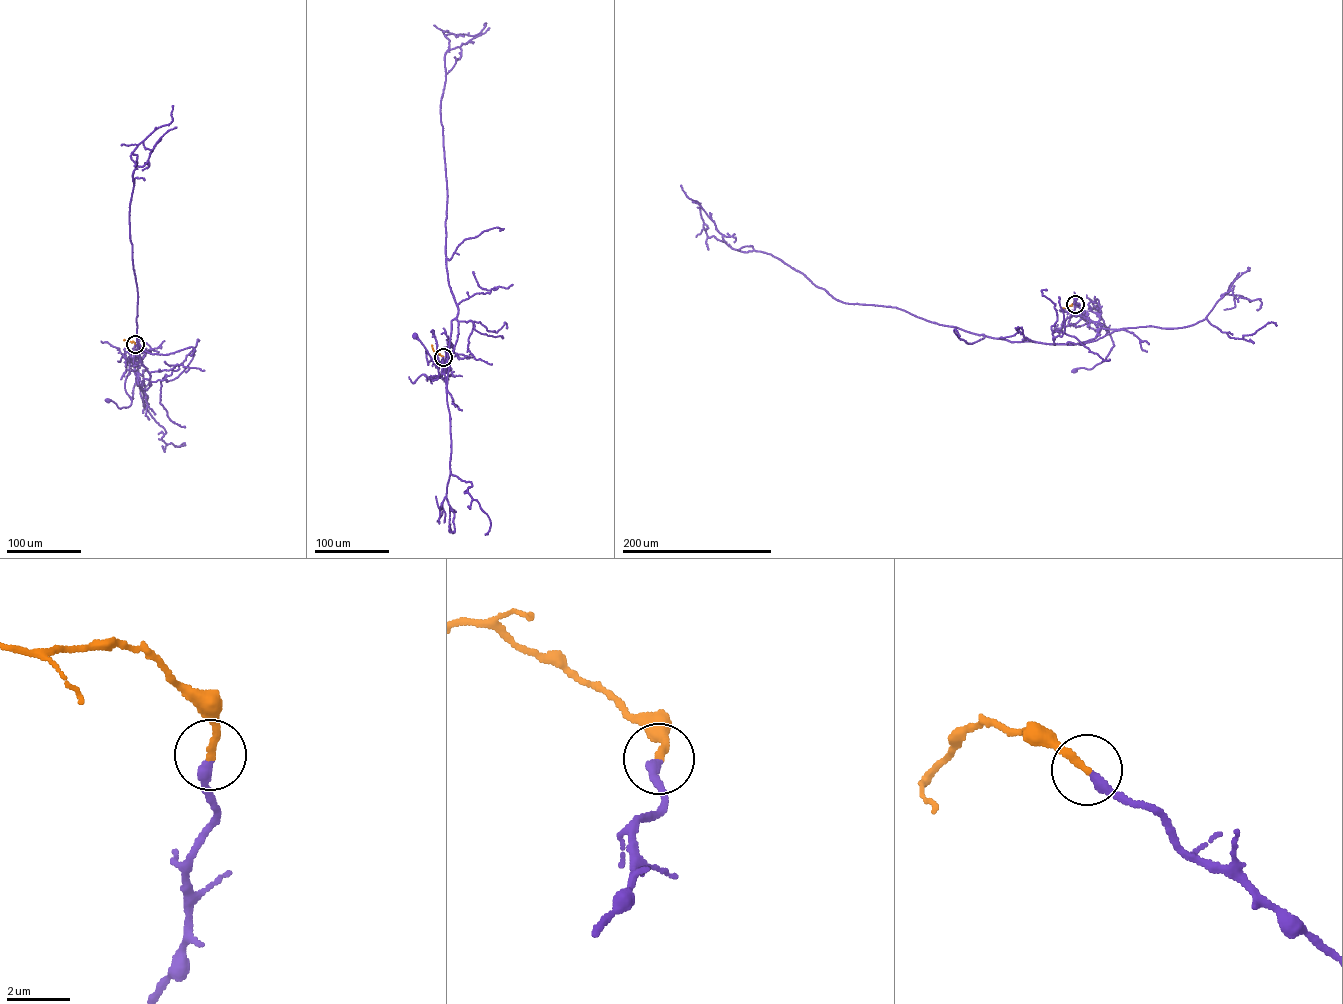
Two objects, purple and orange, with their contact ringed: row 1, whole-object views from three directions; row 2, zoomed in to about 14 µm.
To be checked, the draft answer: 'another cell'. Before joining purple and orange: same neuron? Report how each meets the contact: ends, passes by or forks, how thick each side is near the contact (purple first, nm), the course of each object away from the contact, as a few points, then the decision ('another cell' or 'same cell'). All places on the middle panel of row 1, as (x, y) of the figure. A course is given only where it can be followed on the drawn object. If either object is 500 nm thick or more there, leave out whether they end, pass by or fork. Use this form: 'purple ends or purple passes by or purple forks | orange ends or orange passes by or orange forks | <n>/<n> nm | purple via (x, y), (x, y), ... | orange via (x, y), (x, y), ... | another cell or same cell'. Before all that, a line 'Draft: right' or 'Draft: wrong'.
Draft: wrong
purple ends | orange ends | 300/240 nm | purple via (443, 357), (442, 373), (432, 380), (438, 377), (438, 369), (415, 336) | orange via (443, 357), (435, 353), (432, 345) | same cell

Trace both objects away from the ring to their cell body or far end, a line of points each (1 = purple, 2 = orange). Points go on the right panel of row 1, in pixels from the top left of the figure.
1: (1075, 304), (1088, 318), (1105, 326), (1114, 346), (1104, 360), (1093, 368), (1074, 370)
2: (1075, 304), (1062, 308)

